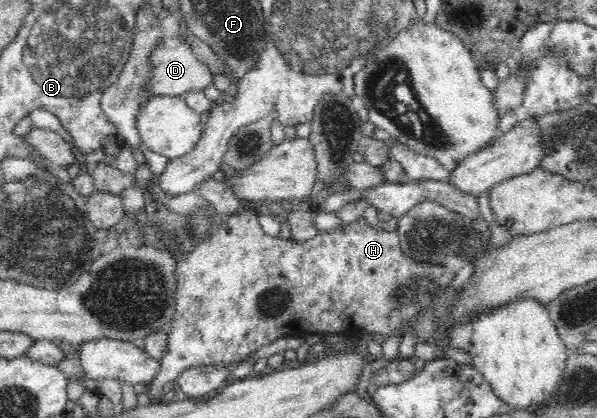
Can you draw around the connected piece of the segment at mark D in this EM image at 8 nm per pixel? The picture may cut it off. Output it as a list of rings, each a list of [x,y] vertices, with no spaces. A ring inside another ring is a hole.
[[[169,34],[165,37],[163,43],[155,49],[151,62],[155,67],[155,75],[150,80],[152,82],[149,89],[155,96],[179,97],[189,92],[204,91],[215,82],[215,75],[210,71],[209,65],[199,60],[194,45],[187,42],[185,35]]]

